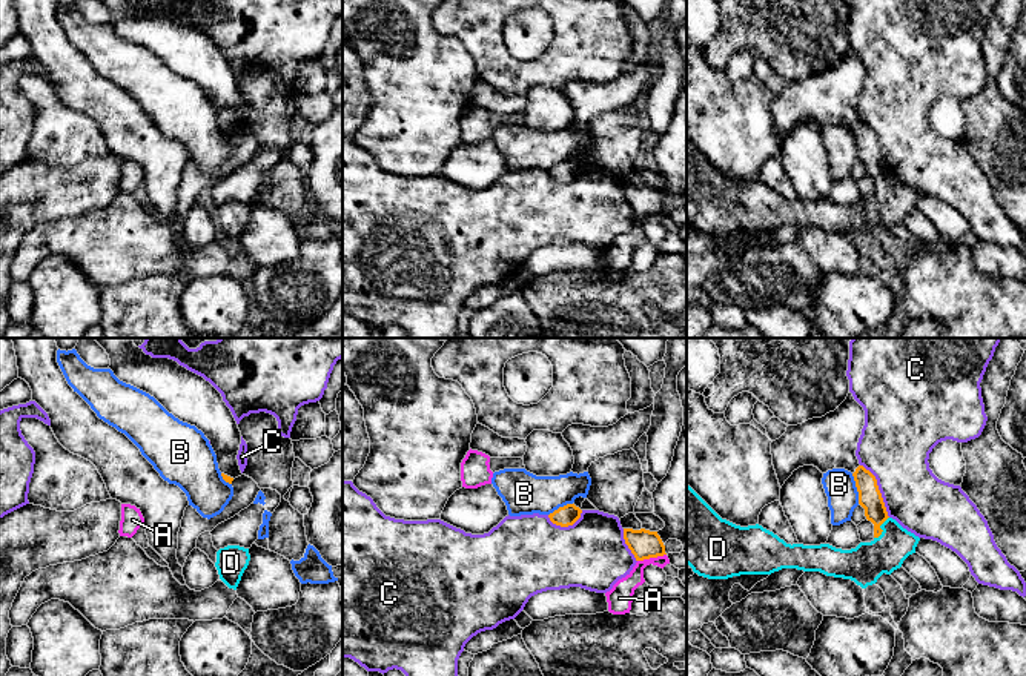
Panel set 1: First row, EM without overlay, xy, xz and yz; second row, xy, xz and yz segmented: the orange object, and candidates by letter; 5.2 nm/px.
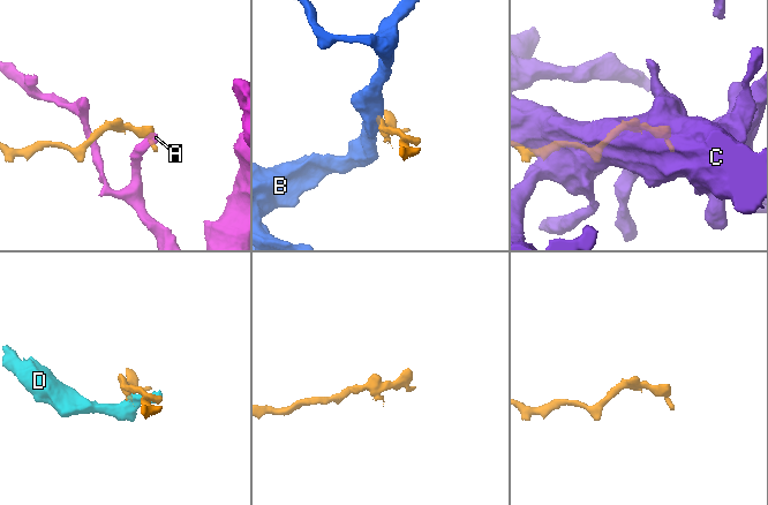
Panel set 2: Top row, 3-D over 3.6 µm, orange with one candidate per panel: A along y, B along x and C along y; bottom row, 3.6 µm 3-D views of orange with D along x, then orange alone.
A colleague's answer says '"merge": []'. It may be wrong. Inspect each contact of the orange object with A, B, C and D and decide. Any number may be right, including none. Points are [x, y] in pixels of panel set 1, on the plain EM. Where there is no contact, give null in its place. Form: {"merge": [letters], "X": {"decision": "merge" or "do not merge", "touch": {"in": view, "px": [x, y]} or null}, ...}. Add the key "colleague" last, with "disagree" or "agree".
{"merge": ["D"], "A": {"decision": "do not merge", "touch": {"in": "xz", "px": [652, 212]}}, "B": {"decision": "do not merge", "touch": {"in": "yz", "px": [857, 145]}}, "C": {"decision": "do not merge", "touch": {"in": "yz", "px": [879, 146]}}, "D": {"decision": "merge", "touch": {"in": "yz", "px": [880, 185]}}, "colleague": "disagree"}

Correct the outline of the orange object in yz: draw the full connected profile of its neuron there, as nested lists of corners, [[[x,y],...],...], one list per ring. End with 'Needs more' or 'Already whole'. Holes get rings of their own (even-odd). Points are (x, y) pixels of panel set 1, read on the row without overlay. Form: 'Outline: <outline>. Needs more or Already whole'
Outline: [[[859,121],[852,129],[859,160],[874,180],[874,195],[842,206],[829,200],[786,200],[762,181],[740,183],[722,175],[687,140],[687,220],[708,235],[771,230],[782,224],[820,227],[851,235],[862,244],[900,224],[915,209],[918,192],[888,172],[875,132]]]. Needs more

